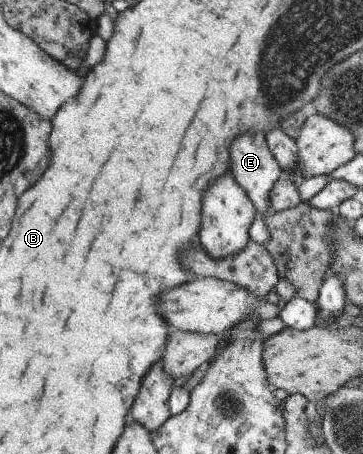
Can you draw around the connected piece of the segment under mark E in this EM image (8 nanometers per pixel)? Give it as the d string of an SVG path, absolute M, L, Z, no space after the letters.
M250 130L248 134L242 134L242 136L234 138L234 142L230 146L230 168L228 171L236 180L236 184L244 190L248 200L252 202L257 215L263 217L267 214L270 190L272 190L276 180L282 176L283 170L278 166L278 163L268 150L265 135L262 132Z

